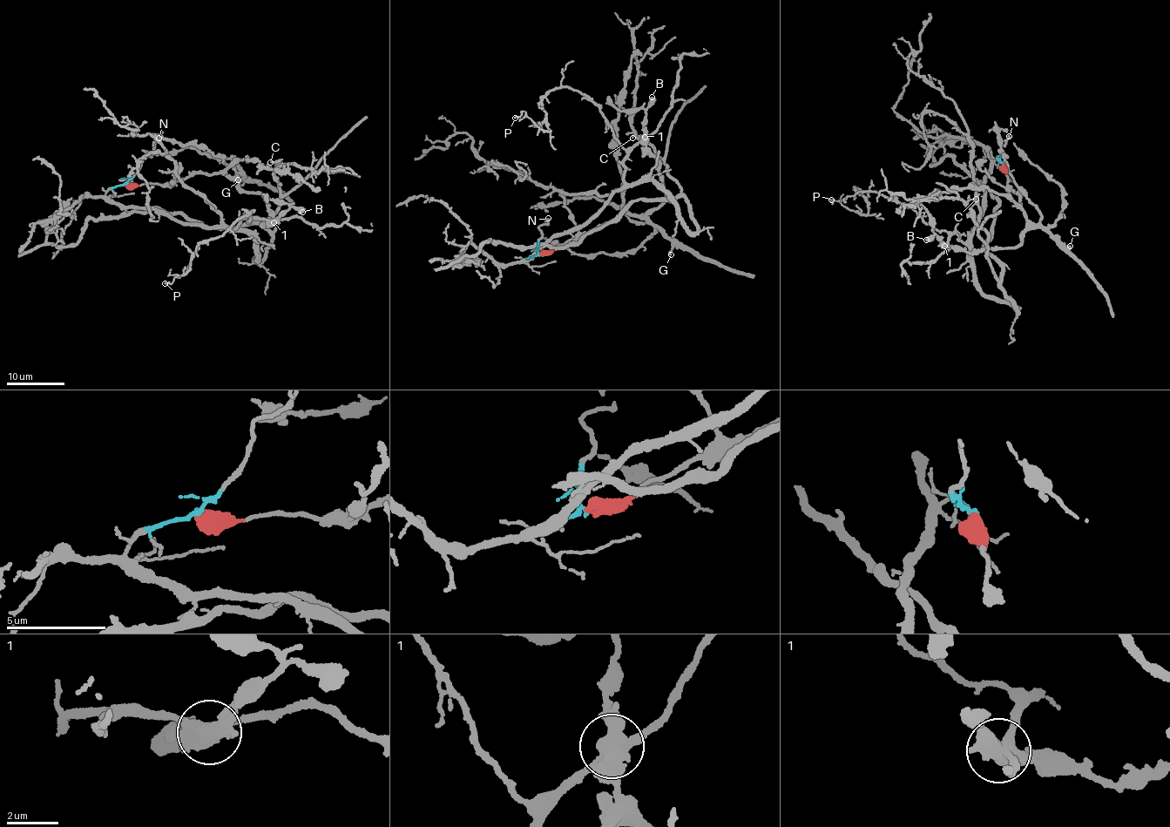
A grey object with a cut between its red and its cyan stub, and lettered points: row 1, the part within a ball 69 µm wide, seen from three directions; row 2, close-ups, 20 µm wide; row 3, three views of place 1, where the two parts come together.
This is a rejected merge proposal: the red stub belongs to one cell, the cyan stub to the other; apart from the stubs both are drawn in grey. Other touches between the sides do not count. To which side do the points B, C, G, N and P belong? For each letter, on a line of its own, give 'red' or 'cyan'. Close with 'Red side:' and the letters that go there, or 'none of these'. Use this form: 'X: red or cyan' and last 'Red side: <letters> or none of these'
B: red
C: cyan
G: red
N: cyan
P: cyan
Red side: B, G

